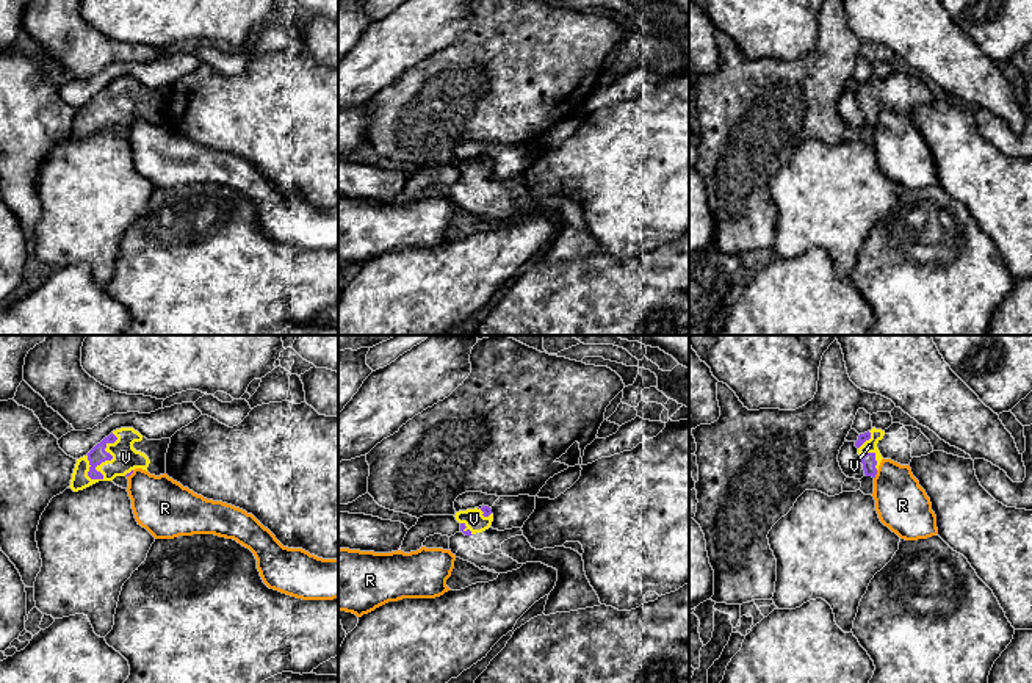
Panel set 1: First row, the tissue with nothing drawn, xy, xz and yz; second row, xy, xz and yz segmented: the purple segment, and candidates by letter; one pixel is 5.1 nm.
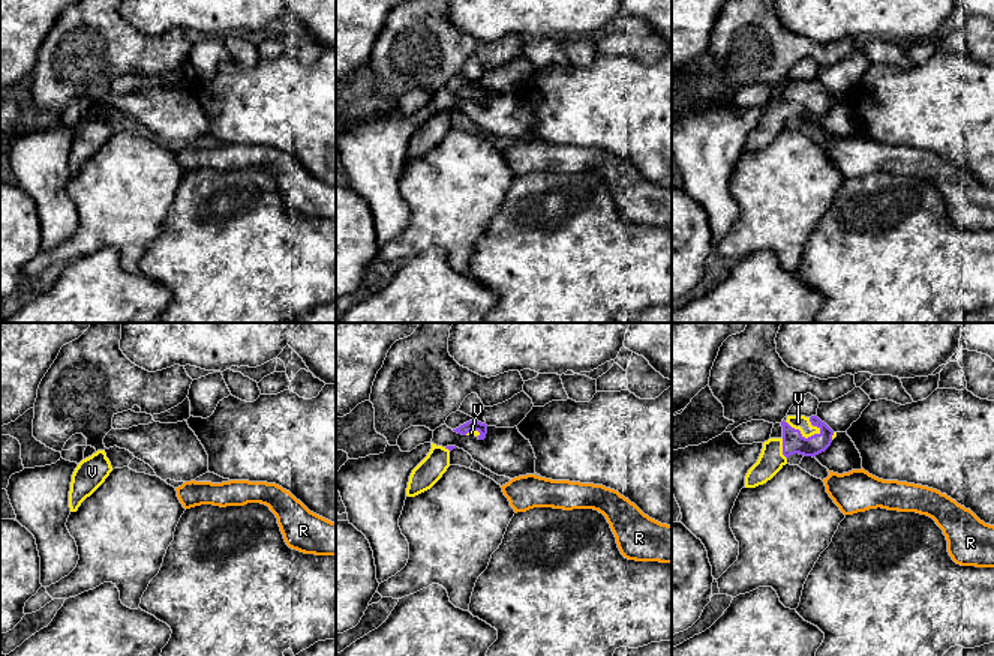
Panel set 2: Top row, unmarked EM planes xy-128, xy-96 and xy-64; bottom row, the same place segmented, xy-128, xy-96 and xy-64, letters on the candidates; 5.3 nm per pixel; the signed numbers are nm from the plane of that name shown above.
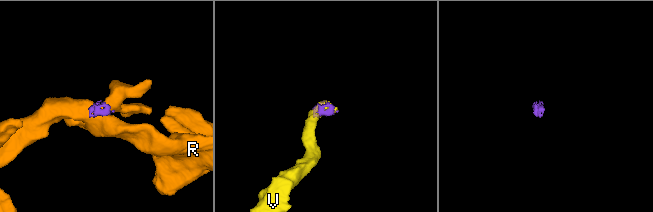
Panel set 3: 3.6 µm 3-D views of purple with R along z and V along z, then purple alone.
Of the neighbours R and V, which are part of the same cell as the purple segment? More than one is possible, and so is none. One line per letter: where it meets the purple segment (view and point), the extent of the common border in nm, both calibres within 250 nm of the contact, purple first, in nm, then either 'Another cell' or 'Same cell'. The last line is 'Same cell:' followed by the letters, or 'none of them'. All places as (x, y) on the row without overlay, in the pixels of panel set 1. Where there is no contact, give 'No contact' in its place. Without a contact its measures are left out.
R: Touches purple at yz (876, 122). Shared border 50 nm. Thickness 80 nm (purple) against 280 nm. Another cell
V: Touches purple at xy (107, 108). Shared border 280 nm. Thickness 90 nm (purple) against 140 nm. Same cell
Same cell: V

